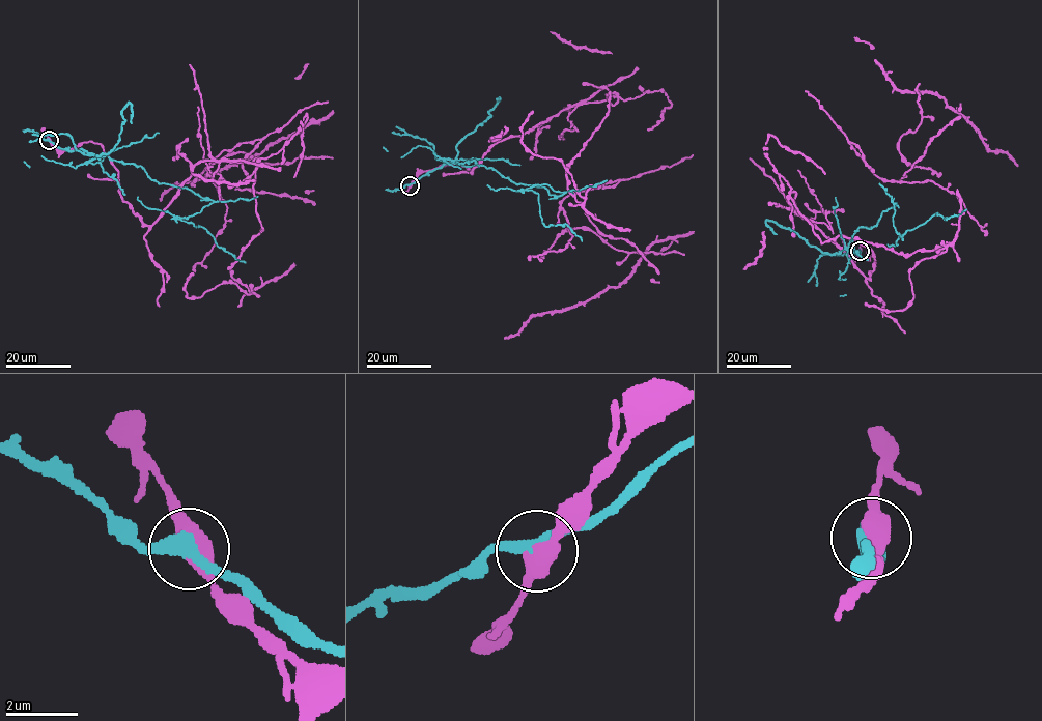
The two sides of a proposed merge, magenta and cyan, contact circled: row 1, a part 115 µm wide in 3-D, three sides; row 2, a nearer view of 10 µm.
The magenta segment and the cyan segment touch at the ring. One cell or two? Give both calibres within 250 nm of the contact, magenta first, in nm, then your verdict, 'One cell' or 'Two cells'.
Thickness 500 nm (magenta) against 320 nm. Two cells

